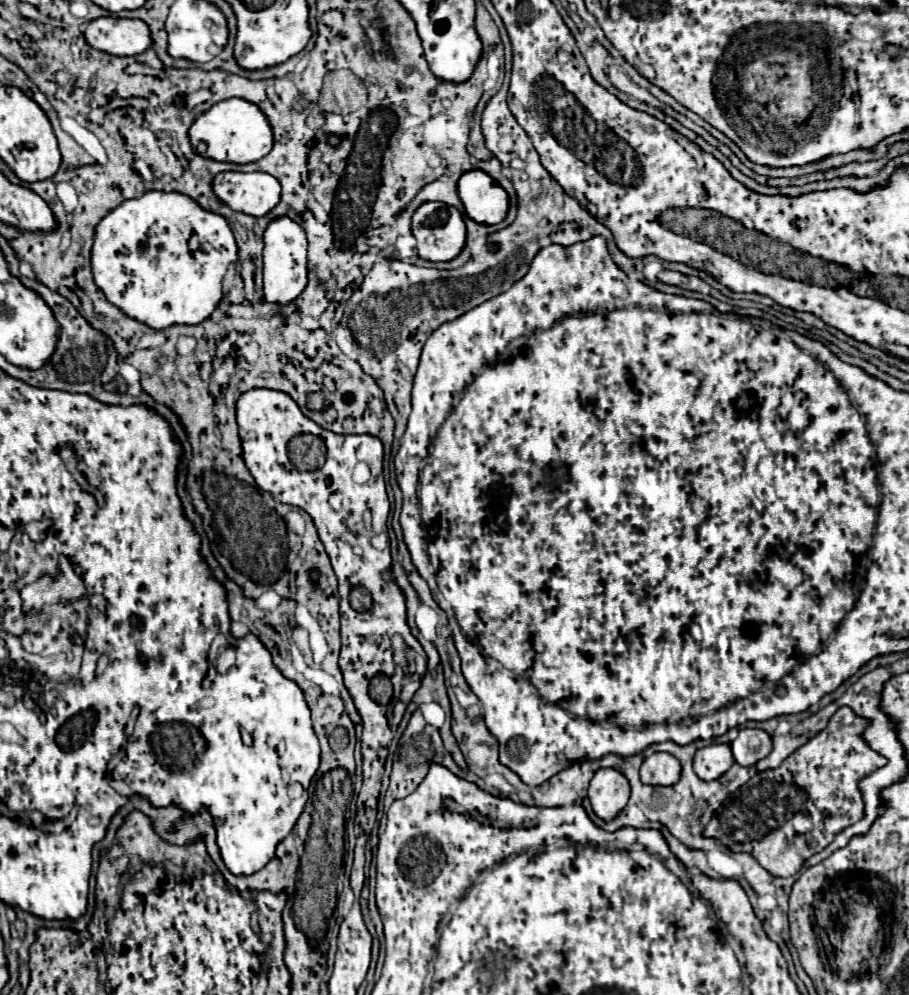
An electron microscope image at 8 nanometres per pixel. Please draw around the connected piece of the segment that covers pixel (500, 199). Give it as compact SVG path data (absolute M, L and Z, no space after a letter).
M467 171L457 183L465 213L475 223L497 225L507 215L507 193L483 171Z

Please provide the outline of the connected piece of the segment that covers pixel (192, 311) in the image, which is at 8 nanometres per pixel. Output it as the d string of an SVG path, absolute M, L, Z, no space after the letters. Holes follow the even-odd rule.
M147 191L143 197L123 201L95 227L95 243L91 249L93 277L107 301L119 307L131 319L137 319L151 329L167 329L171 325L199 325L203 323L223 299L223 277L231 263L239 259L239 249L233 231L225 217L205 211L199 203L183 193ZM197 233L205 245L191 253L187 239Z

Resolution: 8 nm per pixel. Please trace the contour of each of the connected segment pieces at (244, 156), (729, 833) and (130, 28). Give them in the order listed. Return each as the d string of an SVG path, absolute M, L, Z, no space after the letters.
M225 99L217 105L213 105L209 111L199 115L191 129L189 129L189 141L195 149L199 143L205 143L207 149L201 153L203 157L209 157L213 161L229 161L229 163L253 163L265 157L273 147L273 133L269 127L267 117L261 113L261 109L245 99Z
M839 707L829 719L829 725L813 739L809 739L809 743L799 747L779 767L757 773L749 779L749 783L729 795L713 813L709 825L703 831L703 837L715 839L719 845L727 847L733 853L753 855L755 861L773 877L795 875L807 857L819 853L841 829L853 825L863 817L863 799L857 785L863 775L885 765L885 757L871 751L869 745L861 739L861 731L865 727L865 719L857 717L849 707Z
M99 17L85 25L87 45L109 55L139 55L151 47L149 27L139 19Z

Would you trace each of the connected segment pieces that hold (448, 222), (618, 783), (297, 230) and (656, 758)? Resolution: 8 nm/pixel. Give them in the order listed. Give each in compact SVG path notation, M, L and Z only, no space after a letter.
M423 203L413 213L411 233L417 241L417 255L427 261L451 261L455 259L465 245L465 223L461 213L445 203Z
M599 769L589 785L589 801L597 817L615 819L629 801L629 781L617 769Z
M287 215L269 221L263 235L263 281L265 299L273 303L293 301L307 285L307 237L305 229Z
M653 753L641 765L641 783L675 785L681 777L681 763L669 753Z

